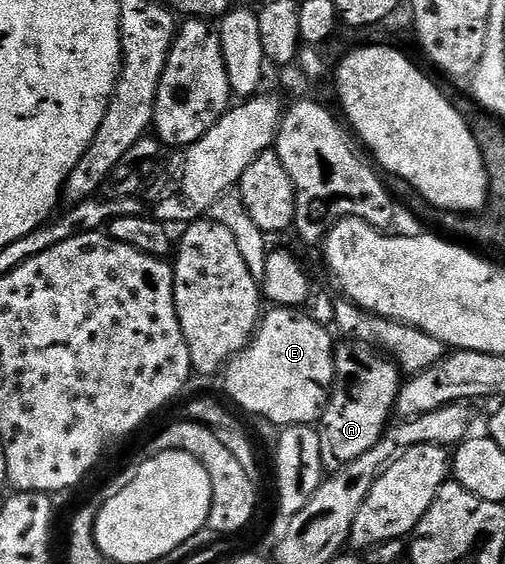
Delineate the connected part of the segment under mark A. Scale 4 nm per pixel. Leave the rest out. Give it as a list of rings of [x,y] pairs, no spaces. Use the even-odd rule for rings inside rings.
[[[344,341],[341,347],[339,344],[335,348],[333,359],[336,375],[332,378],[332,389],[318,420],[322,465],[328,473],[346,469],[346,465],[358,461],[362,453],[378,445],[390,426],[402,386],[400,368],[369,343]]]

